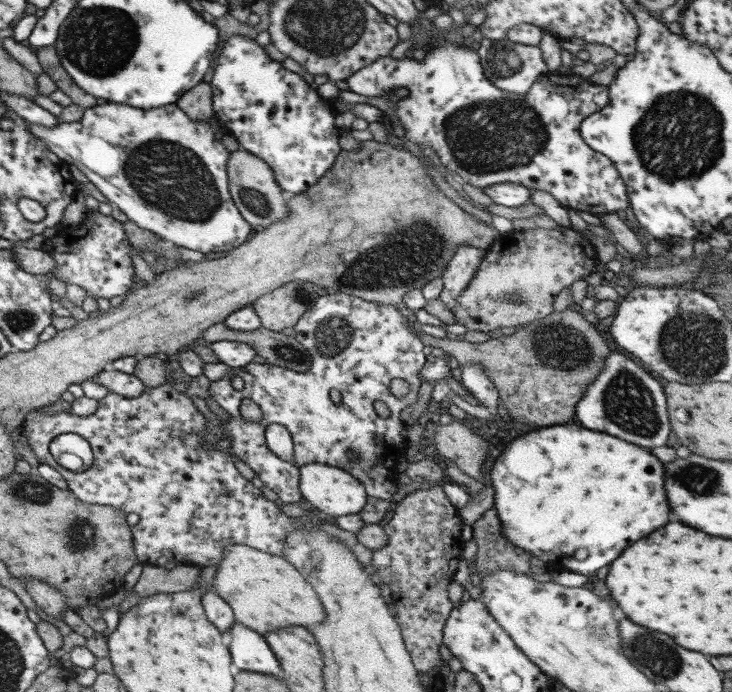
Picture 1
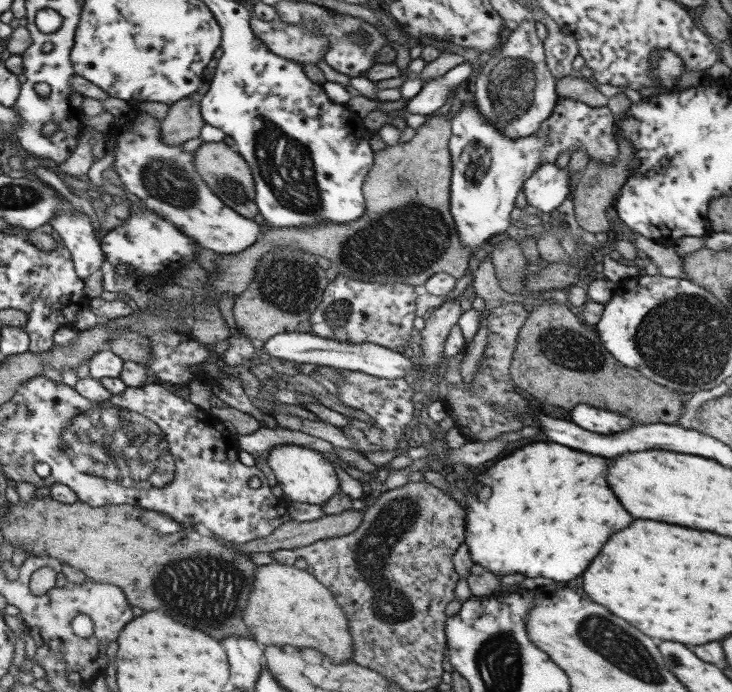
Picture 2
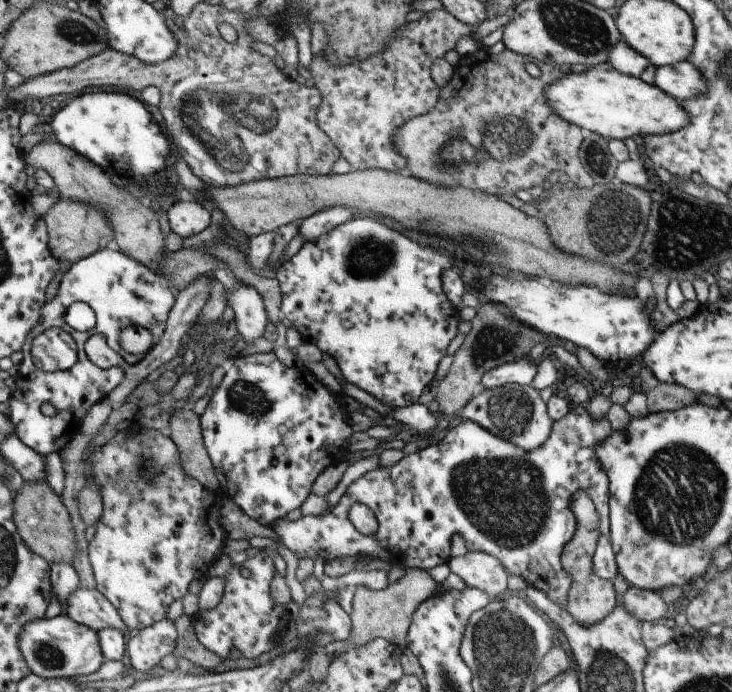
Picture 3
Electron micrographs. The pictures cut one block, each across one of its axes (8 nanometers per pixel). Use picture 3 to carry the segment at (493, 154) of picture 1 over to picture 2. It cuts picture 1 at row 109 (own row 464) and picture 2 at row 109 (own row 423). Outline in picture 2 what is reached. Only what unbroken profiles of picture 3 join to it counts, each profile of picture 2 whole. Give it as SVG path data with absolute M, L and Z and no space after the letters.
M473 99L465 103L450 120L452 136L449 149L452 163L450 185L450 212L456 222L460 242L472 252L489 242L490 238L502 234L514 221L510 212L514 210L518 191L524 181L544 163L556 162L556 157L566 151L586 149L589 159L600 159L612 165L620 148L614 141L615 118L608 106L592 108L574 99L555 104L552 114L532 136L510 138L496 126L486 122L476 110Z

